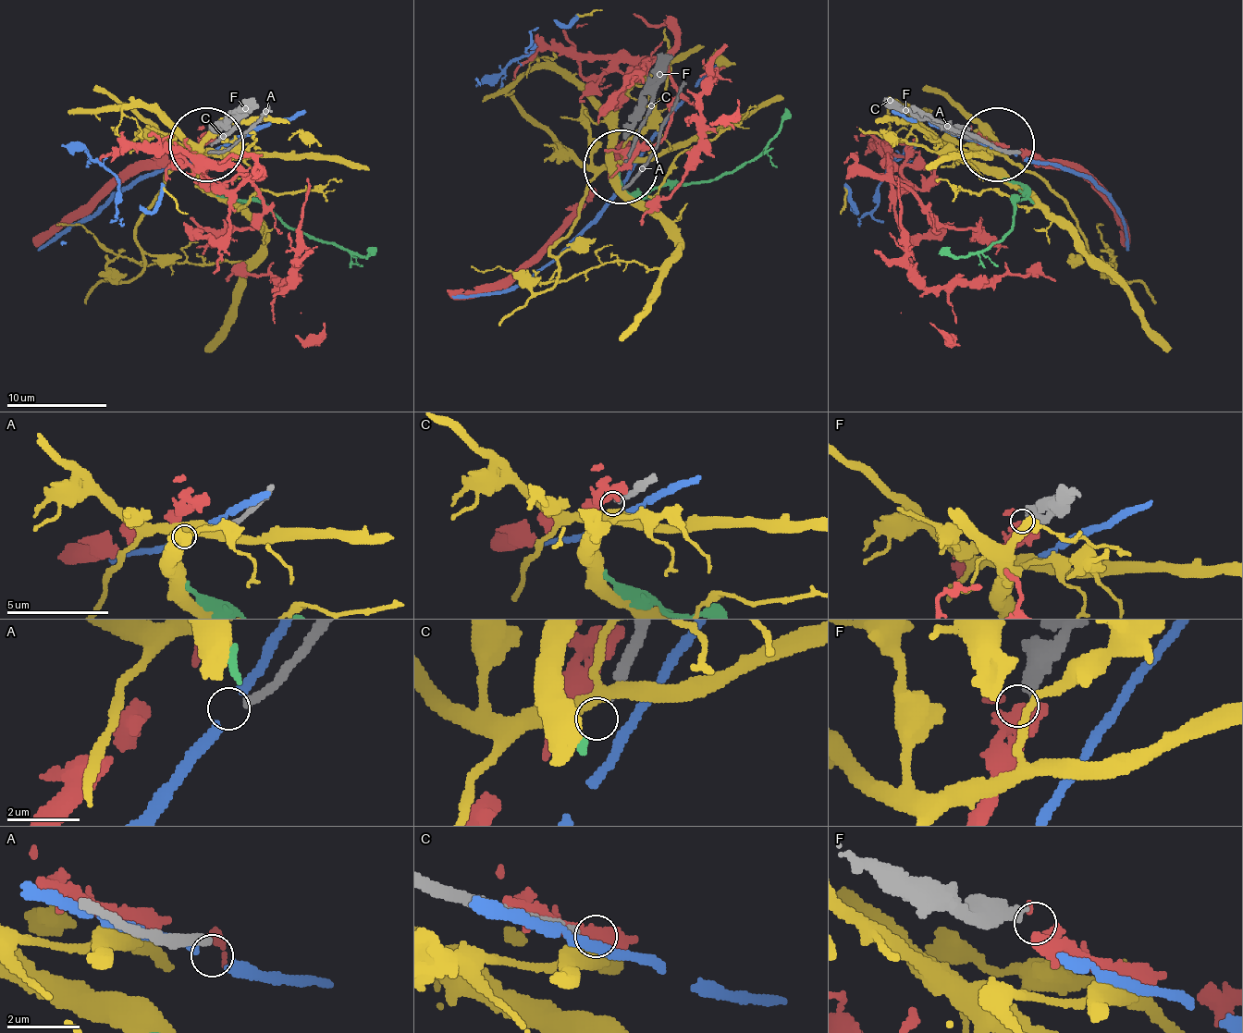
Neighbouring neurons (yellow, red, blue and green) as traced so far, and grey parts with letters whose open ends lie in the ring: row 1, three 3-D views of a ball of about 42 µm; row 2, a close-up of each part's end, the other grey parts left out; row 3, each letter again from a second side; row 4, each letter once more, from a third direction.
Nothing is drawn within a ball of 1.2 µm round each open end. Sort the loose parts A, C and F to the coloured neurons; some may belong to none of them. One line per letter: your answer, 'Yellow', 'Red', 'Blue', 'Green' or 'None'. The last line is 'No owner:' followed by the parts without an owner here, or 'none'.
A: None
C: None
F: Red
No owner: A, C

